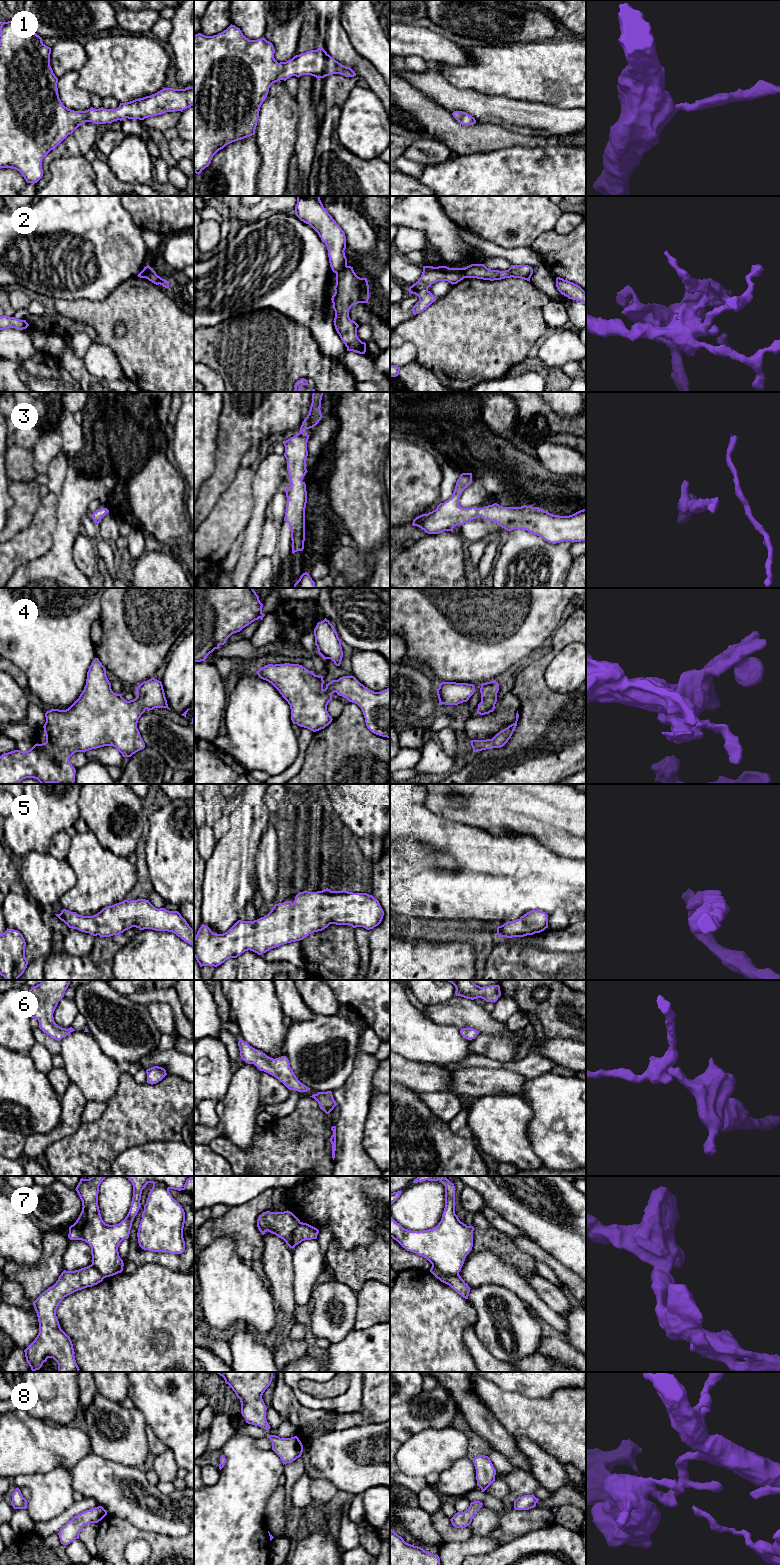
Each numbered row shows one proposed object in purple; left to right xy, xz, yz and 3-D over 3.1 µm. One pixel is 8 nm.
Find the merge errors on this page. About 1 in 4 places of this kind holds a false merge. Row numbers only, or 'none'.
2, 7

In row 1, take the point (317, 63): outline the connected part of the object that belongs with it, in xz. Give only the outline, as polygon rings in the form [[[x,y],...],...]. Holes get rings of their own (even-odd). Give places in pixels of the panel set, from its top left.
[[[230,25],[223,32],[205,36],[194,35],[194,172],[200,174],[209,166],[213,156],[226,145],[255,134],[259,111],[265,101],[270,86],[292,76],[311,75],[324,78],[333,74],[354,77],[356,73],[331,57],[322,47],[294,56],[286,62],[278,63],[274,58],[275,49],[264,37],[257,40],[246,38],[240,28]]]

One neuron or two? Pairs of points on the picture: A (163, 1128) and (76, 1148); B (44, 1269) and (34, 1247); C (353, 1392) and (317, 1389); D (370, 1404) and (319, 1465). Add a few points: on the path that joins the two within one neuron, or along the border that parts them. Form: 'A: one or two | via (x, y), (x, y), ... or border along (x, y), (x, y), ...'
A: one | via (141, 1128), (119, 1128), (98, 1144)
B: two | border along (42, 1235), (41, 1257), (32, 1265), (18, 1264)
C: two | border along (349, 1382), (348, 1388), (343, 1393), (323, 1399)
D: two | border along (373, 1423), (331, 1430), (327, 1433)

